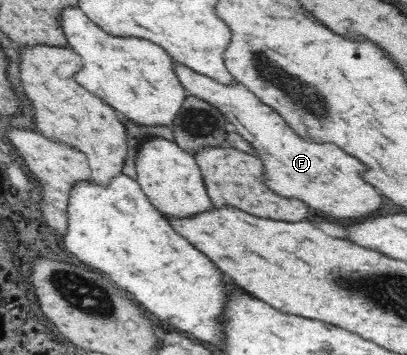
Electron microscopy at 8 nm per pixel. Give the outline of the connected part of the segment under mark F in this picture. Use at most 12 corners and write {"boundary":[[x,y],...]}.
{"boundary":[[173,63],[254,147],[265,185],[339,221],[381,211],[366,167],[241,83]]}

